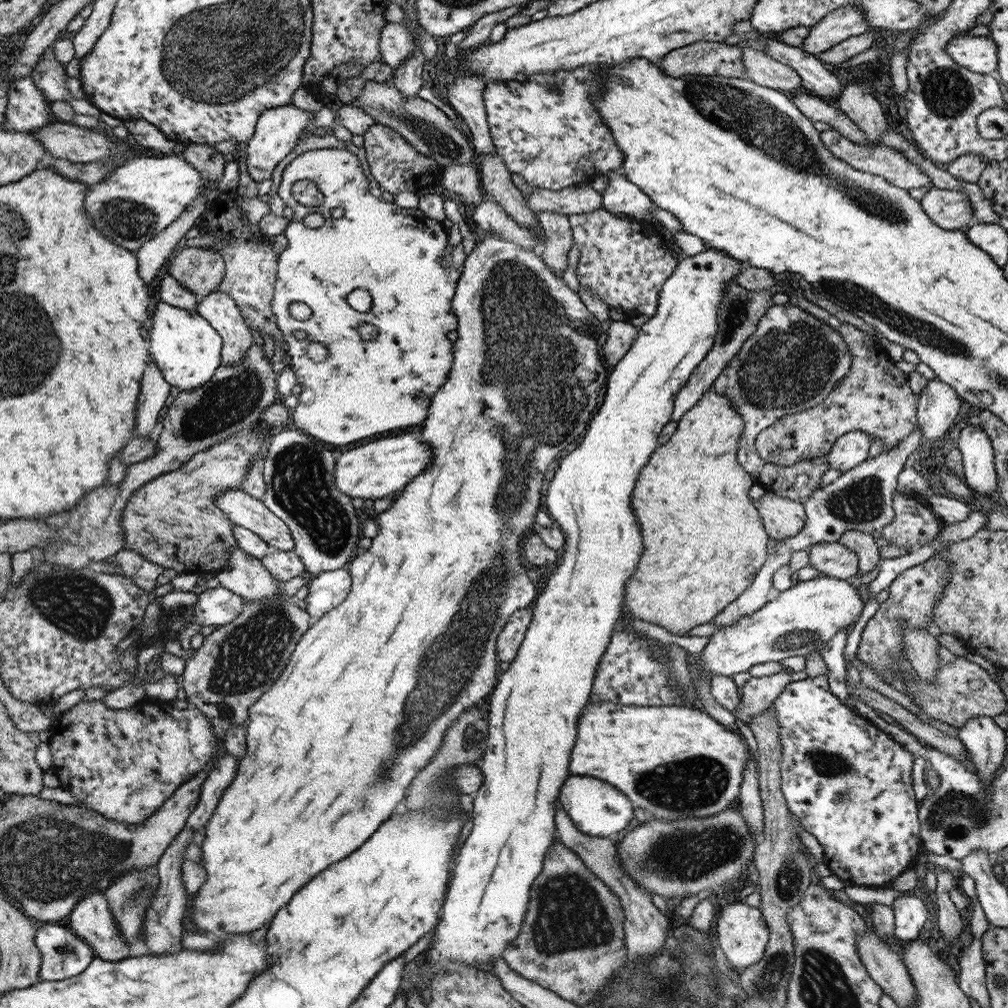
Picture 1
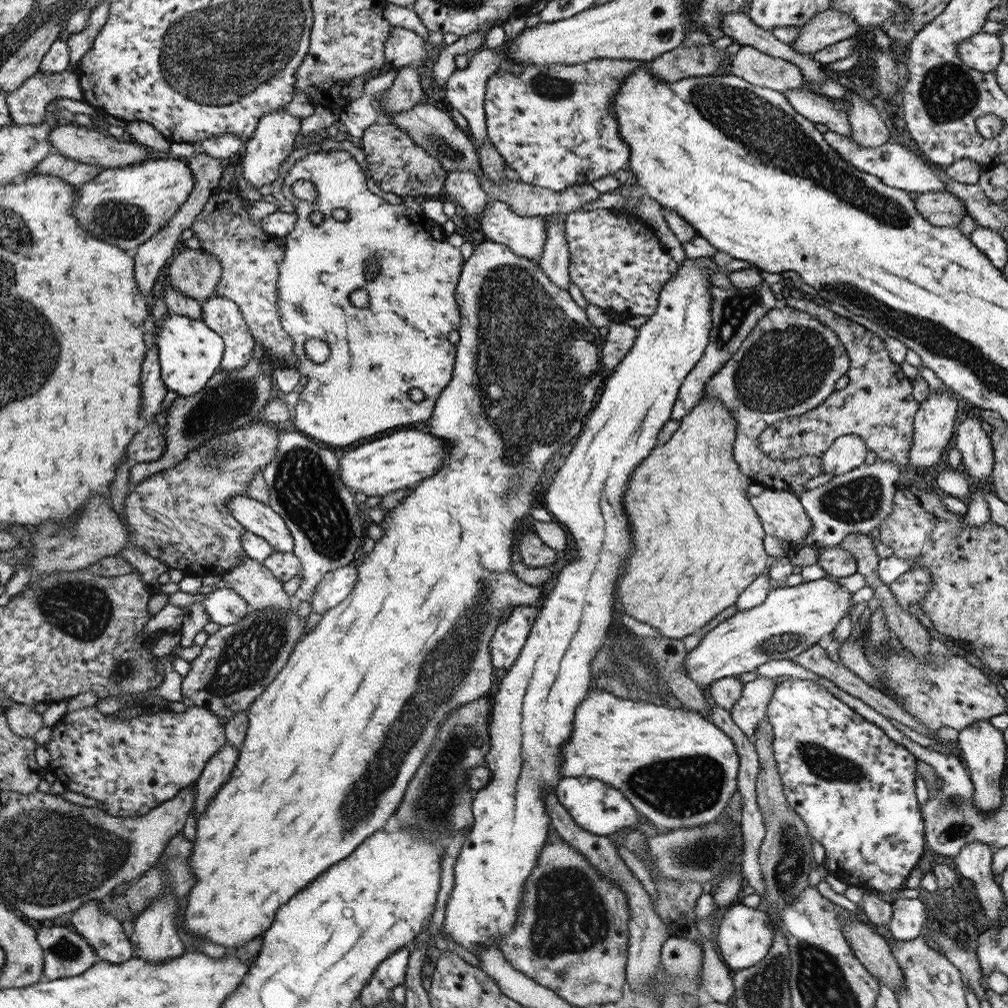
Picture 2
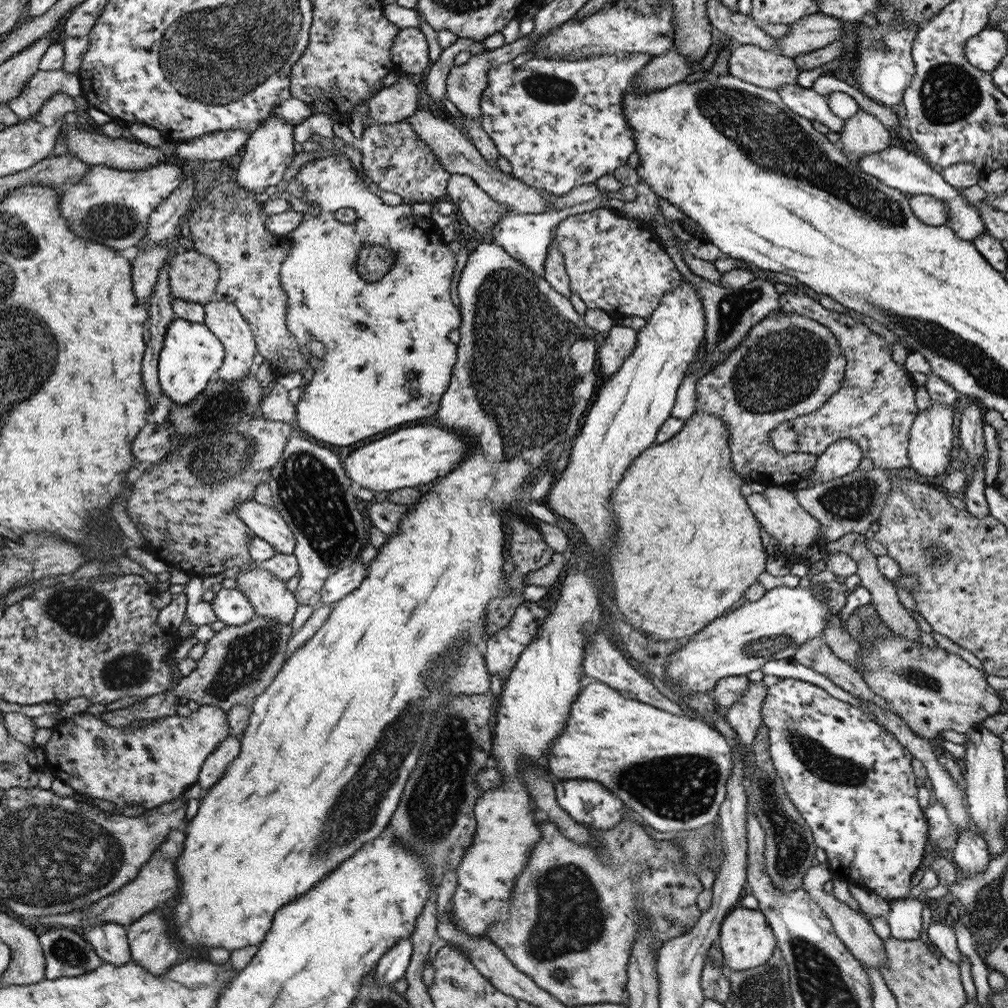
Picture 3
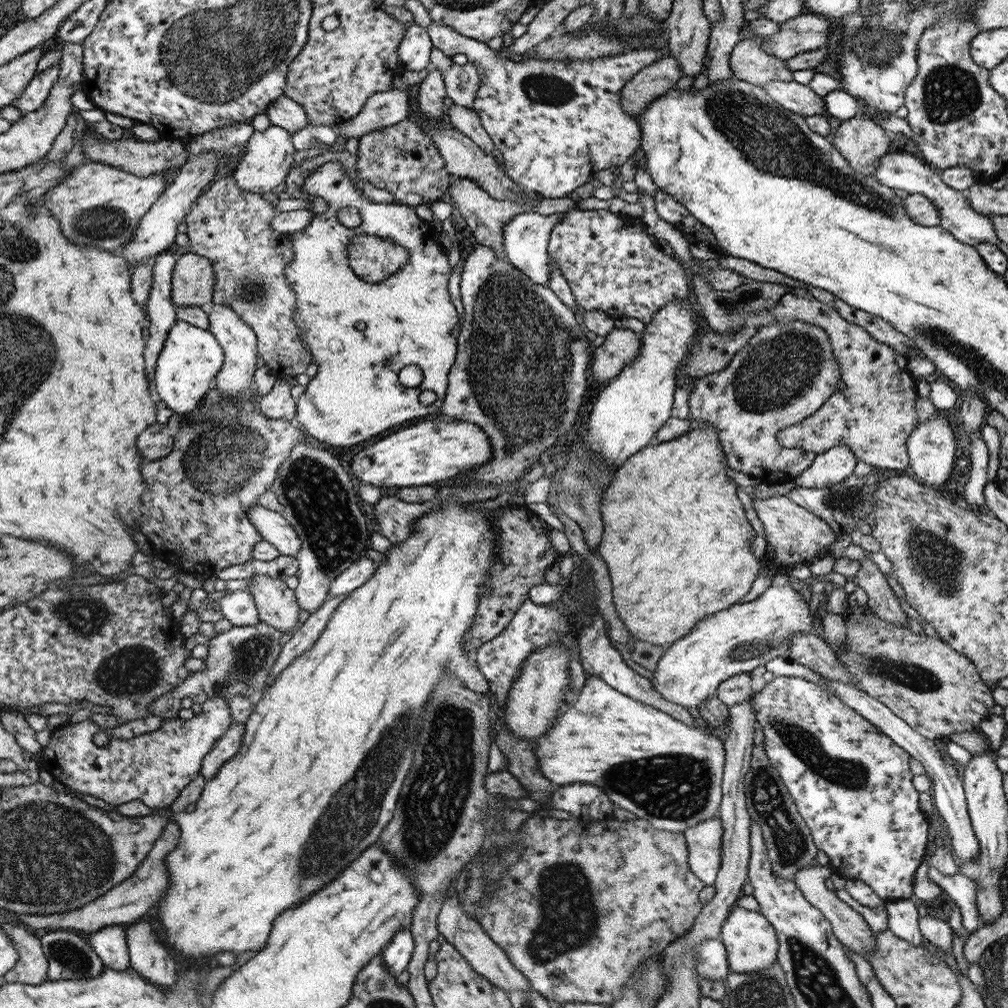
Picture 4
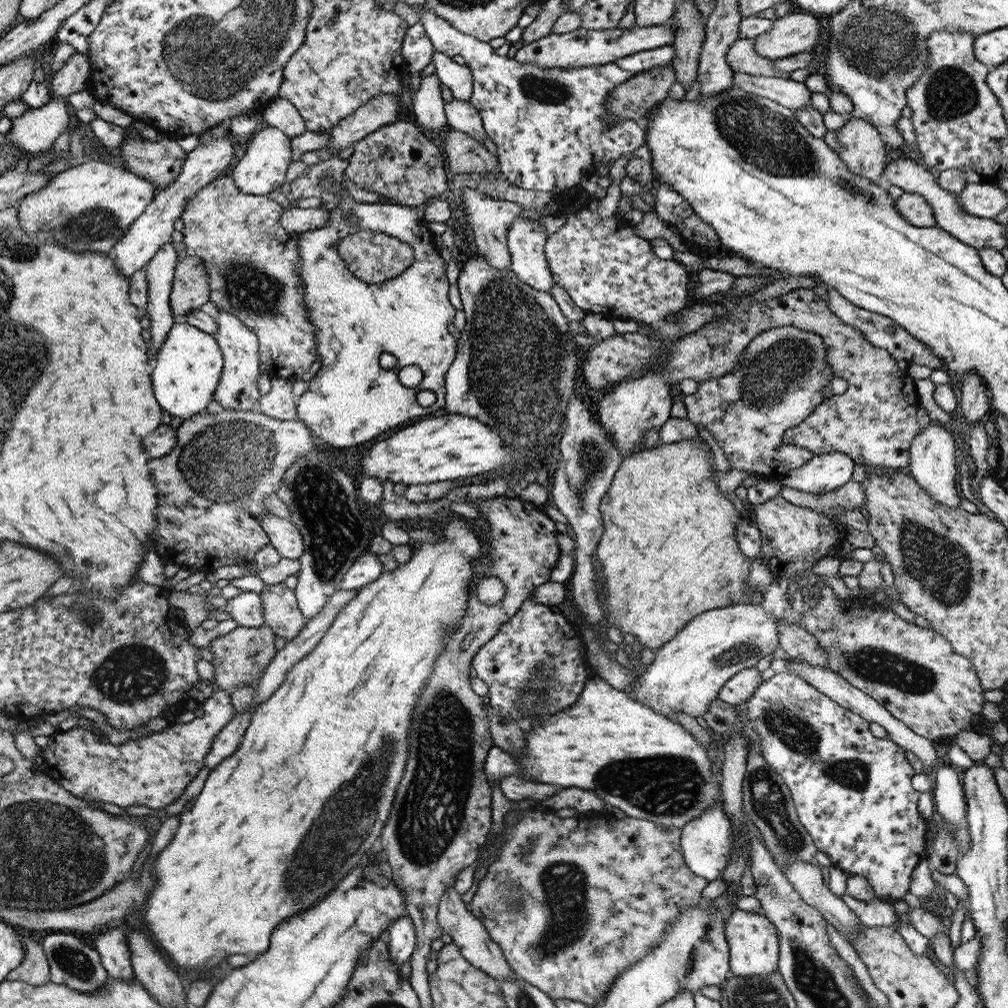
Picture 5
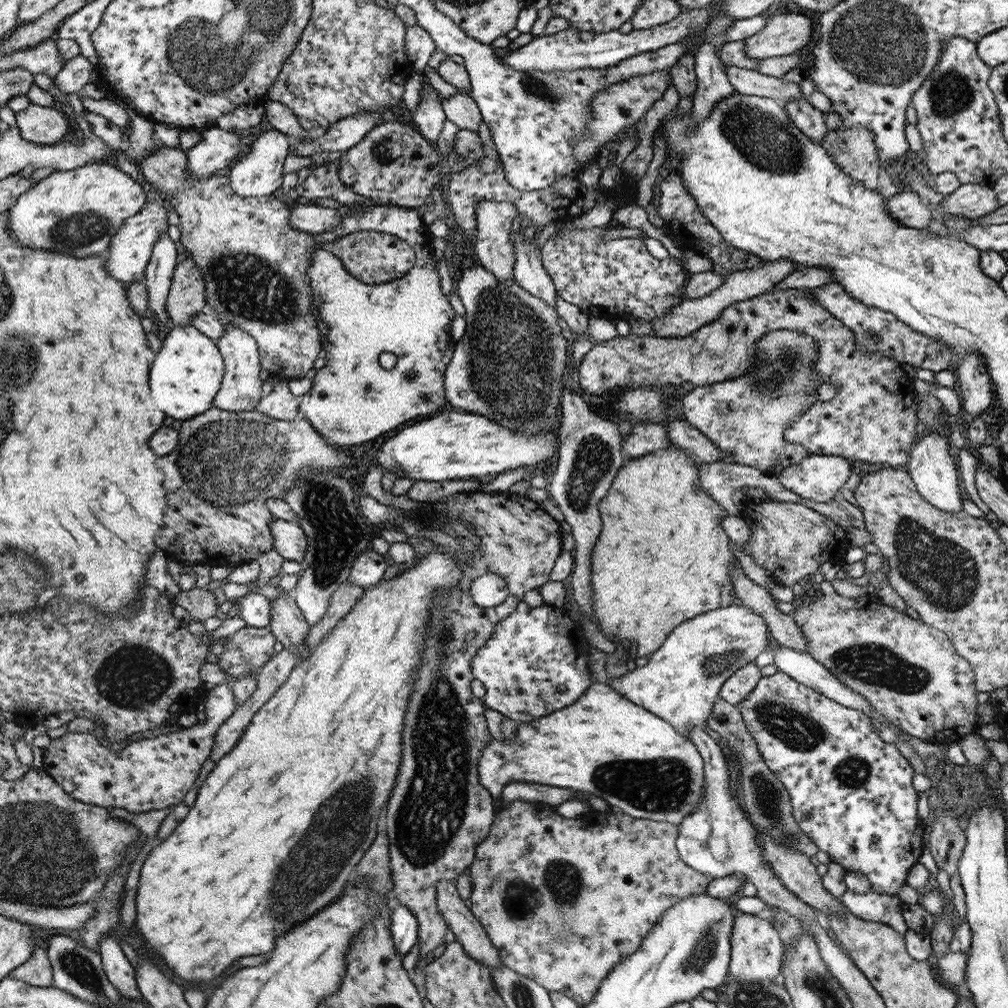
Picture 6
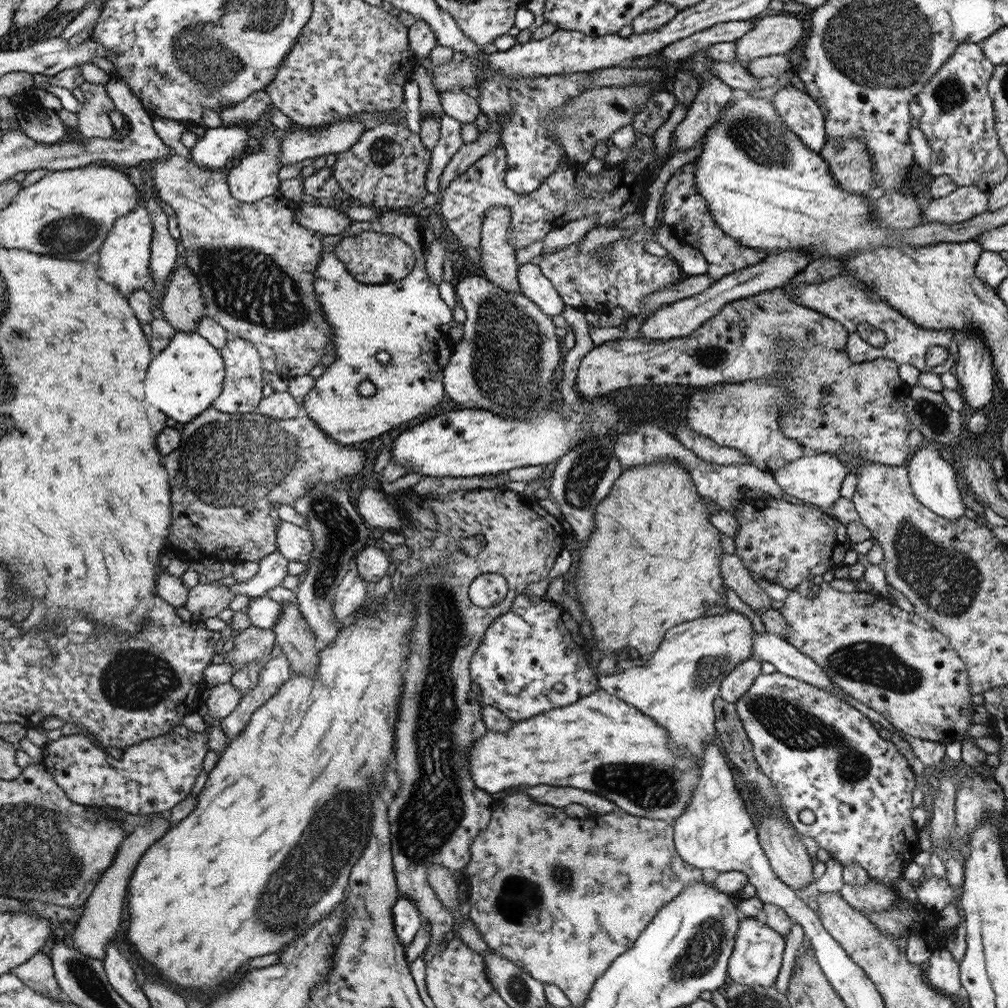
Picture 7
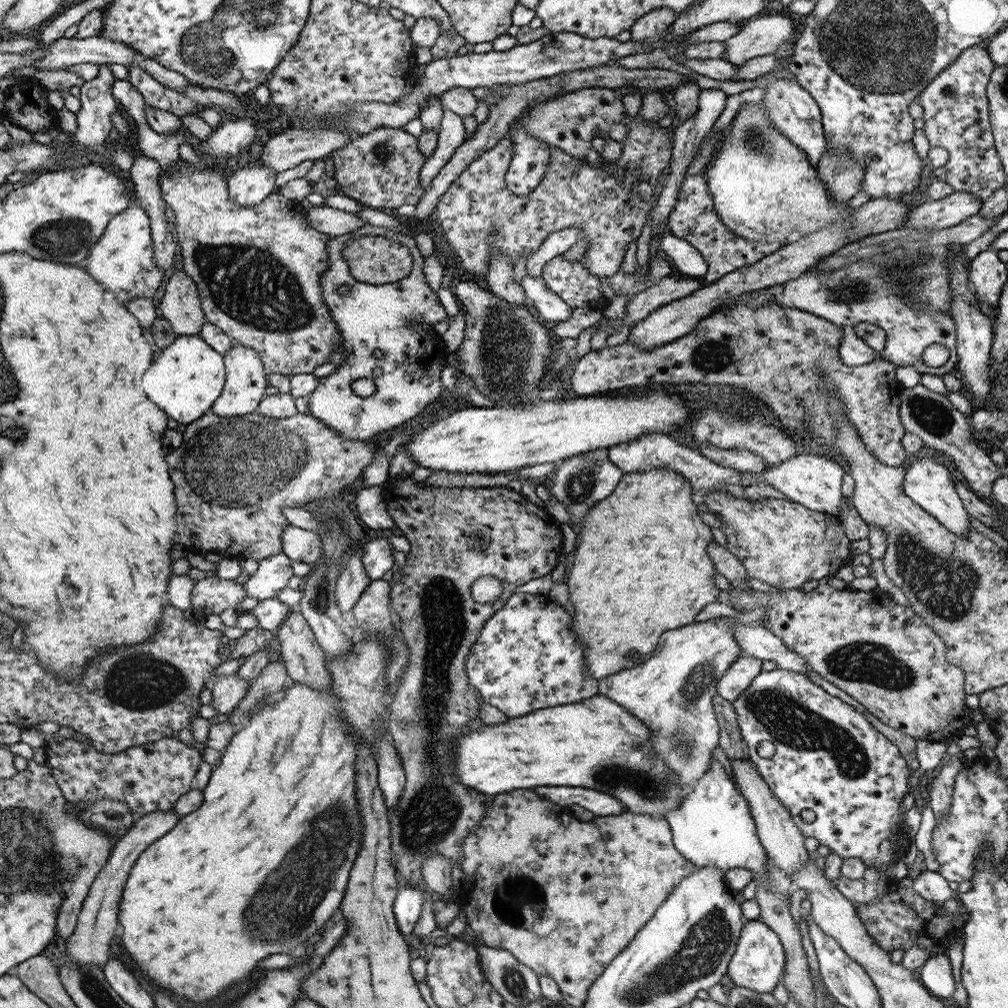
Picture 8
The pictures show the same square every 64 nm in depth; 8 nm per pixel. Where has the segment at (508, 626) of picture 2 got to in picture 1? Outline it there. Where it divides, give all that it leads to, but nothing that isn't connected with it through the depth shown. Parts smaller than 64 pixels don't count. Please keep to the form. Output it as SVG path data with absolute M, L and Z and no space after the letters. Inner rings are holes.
M530 607L518 609L510 614L496 639L496 656L498 656L499 664L511 663L514 660L520 644L525 638L526 630L532 622L532 616L534 613Z

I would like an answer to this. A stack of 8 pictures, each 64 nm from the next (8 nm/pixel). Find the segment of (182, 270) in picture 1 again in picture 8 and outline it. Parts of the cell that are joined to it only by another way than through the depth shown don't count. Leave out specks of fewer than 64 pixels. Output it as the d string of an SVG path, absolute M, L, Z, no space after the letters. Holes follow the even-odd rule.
M184 272L170 277L164 288L164 298L160 302L162 318L170 322L174 334L178 336L199 336L205 318L198 286Z

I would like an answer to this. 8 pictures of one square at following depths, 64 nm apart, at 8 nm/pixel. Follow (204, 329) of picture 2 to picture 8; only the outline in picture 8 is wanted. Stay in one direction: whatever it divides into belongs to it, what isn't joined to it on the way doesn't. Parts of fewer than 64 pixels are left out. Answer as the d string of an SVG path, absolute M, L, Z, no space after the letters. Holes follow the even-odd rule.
M178 336L170 345L162 349L158 362L150 366L150 374L146 374L146 390L150 390L150 398L154 398L154 402L158 402L158 406L162 406L166 414L170 414L170 418L180 424L190 424L208 413L217 398L221 396L222 388L225 388L224 382L227 382L224 376L228 376L224 374L224 361L220 353L202 337Z

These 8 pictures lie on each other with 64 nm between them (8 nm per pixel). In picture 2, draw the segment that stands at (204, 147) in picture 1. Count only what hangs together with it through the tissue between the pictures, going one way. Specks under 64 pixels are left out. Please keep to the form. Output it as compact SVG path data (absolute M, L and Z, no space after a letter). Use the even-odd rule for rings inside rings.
M196 154L192 158L188 158L187 165L193 171L194 174L194 190L186 199L186 202L182 203L180 210L174 214L173 218L169 221L169 225L166 229L162 230L150 238L150 241L142 244L136 252L134 266L134 278L138 282L138 288L140 288L142 294L148 295L152 288L156 286L156 280L162 272L162 268L166 266L166 262L172 256L176 244L181 241L182 232L186 229L192 228L194 222L196 222L198 215L202 212L203 207L209 202L210 195L214 192L212 189L218 186L221 182L223 175L222 162L218 158L212 158L212 156L206 156L206 154Z

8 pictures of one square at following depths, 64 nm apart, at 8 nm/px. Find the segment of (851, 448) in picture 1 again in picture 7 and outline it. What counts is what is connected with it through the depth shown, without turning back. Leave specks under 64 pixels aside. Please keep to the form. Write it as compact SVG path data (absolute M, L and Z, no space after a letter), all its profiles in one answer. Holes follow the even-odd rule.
M816 453L814 456L805 456L782 466L774 471L771 476L778 482L778 486L789 494L802 500L806 504L820 508L832 508L834 502L840 498L840 485L848 470L836 456L827 453Z

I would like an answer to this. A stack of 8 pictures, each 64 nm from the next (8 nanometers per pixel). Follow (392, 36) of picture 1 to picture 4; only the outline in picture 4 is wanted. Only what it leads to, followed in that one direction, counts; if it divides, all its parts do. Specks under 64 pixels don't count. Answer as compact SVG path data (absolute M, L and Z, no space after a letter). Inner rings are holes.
M416 23L410 24L404 37L400 40L400 44L398 44L398 59L402 64L402 70L420 72L424 68L431 67L432 46L427 28Z

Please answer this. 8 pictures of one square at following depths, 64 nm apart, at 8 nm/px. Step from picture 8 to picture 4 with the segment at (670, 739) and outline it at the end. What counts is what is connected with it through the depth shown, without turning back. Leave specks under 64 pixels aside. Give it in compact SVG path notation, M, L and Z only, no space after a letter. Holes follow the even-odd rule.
M776 574L770 587L761 596L747 603L736 603L730 608L706 615L700 619L690 633L682 635L682 638L671 643L658 660L652 679L652 687L664 700L672 704L680 704L686 709L697 709L708 696L714 697L716 690L724 680L736 674L752 672L754 668L765 665L776 657L789 656L790 638L796 631L814 632L812 623L816 619L816 613L811 613L810 602L806 602L803 594L796 592L790 586L791 577Z

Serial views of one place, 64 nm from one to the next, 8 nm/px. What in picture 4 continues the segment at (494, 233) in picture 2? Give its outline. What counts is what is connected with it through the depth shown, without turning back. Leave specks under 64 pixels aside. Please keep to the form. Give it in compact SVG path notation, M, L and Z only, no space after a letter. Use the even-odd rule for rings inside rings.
M525 210L522 214L514 216L510 222L504 226L504 247L507 254L507 262L516 268L526 279L540 286L548 286L551 276L551 264L548 254L548 244L551 238L554 225L558 224L566 213L555 213L551 215L541 215Z

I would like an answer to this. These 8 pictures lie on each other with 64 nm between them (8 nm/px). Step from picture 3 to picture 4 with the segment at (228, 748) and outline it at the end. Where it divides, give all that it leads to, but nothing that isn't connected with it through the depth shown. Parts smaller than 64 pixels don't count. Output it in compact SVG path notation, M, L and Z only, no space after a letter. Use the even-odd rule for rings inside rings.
M232 724L225 735L213 747L213 751L205 757L201 766L201 774L206 782L211 780L219 768L240 751L245 732L245 724Z

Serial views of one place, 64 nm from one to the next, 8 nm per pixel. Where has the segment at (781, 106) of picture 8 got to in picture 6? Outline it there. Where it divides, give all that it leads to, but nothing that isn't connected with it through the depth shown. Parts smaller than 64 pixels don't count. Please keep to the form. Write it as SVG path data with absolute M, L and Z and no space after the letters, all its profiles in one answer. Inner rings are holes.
M803 96L786 101L784 108L796 128L802 130L814 144L822 144L824 136L830 132L824 113L810 104Z

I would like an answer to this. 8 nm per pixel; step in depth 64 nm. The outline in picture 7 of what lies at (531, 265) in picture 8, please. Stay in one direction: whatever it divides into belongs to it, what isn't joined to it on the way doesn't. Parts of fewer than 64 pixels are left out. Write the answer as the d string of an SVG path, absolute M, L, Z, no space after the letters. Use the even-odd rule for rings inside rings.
M587 214L580 220L574 220L574 222L562 226L562 228L550 231L543 240L543 248L539 258L564 250L568 246L580 242L589 231L596 227L596 223L598 223L596 215Z

